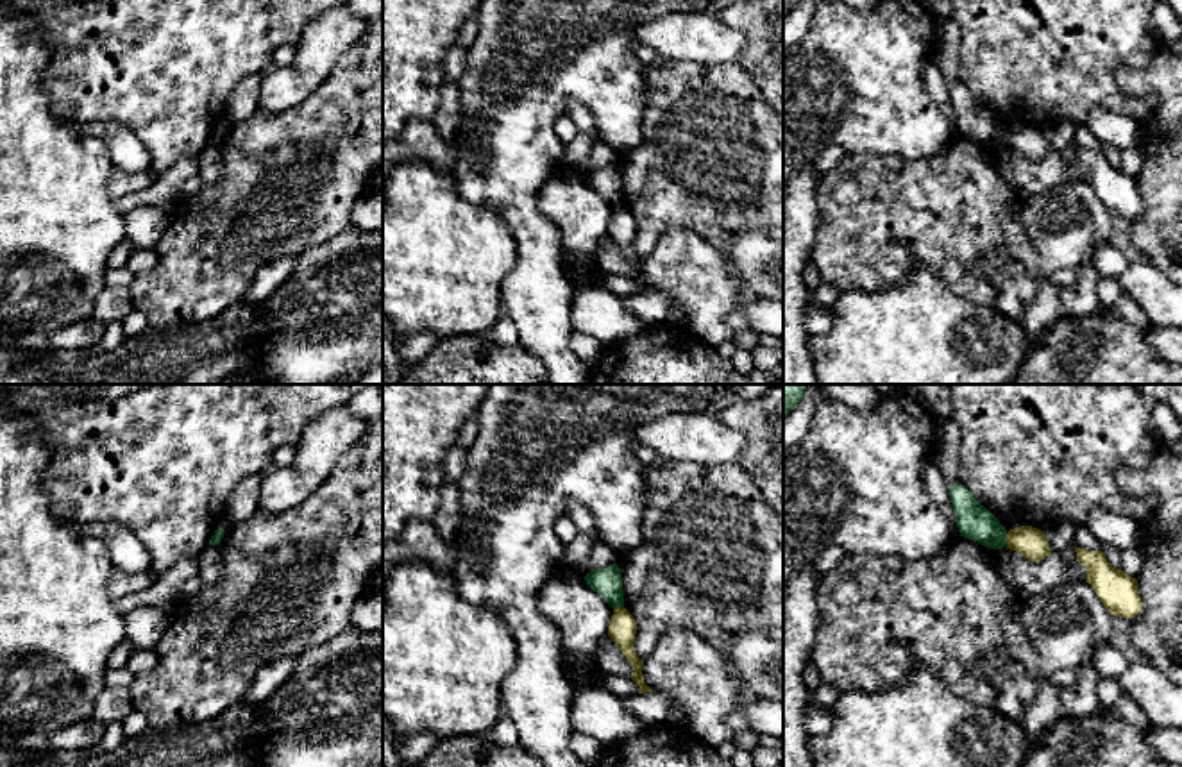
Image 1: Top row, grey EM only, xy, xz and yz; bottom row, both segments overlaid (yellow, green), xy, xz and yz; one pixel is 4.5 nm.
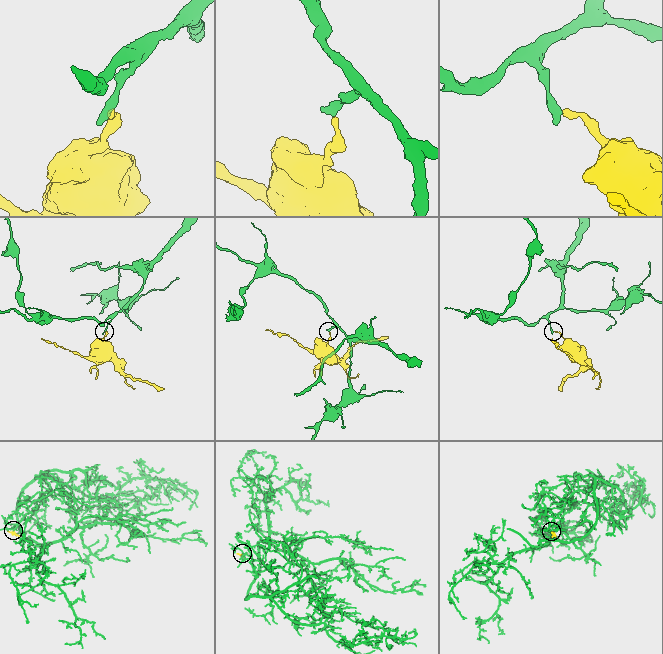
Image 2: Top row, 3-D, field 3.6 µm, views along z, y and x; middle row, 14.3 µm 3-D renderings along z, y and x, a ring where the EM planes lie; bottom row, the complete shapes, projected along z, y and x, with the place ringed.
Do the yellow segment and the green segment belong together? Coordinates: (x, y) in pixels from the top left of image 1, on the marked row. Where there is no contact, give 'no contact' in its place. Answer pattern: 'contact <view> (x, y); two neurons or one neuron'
contact yz (1007, 539); two neurons

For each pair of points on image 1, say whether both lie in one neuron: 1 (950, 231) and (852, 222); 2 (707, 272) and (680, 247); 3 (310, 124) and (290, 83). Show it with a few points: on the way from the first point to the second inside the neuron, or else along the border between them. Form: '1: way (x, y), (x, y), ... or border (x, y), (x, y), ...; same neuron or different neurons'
1: way (925, 220), (877, 222); same neuron
2: way (700, 267), (687, 254); same neuron
3: border (329, 74), (294, 106), (281, 111), (260, 108); different neurons

